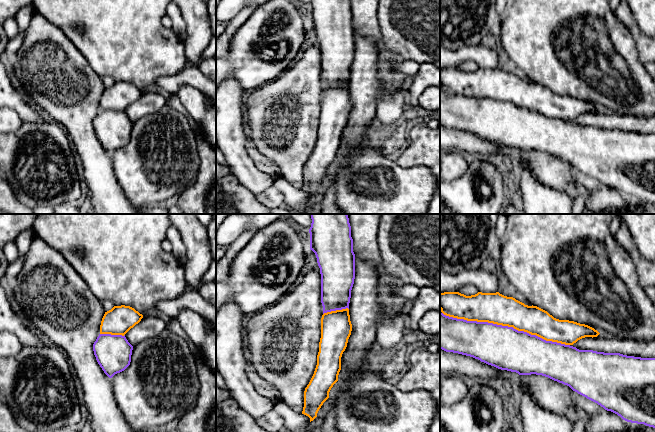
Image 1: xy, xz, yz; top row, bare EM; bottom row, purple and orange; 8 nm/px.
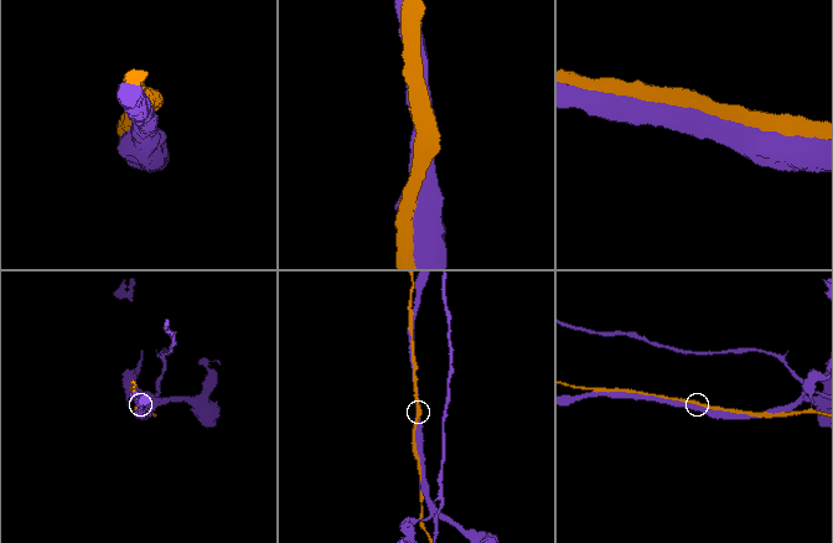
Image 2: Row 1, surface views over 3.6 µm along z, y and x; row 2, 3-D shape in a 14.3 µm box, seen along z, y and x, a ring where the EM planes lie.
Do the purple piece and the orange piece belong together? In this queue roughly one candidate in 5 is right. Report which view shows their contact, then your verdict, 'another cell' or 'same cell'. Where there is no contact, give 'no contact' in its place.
yz | another cell

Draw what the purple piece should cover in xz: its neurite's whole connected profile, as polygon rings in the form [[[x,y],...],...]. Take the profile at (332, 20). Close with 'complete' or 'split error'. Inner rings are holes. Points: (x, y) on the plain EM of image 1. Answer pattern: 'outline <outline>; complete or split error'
outline [[[311,0],[309,9],[310,26],[315,29],[320,44],[323,90],[349,85],[355,55],[355,30],[350,0]]]; complete

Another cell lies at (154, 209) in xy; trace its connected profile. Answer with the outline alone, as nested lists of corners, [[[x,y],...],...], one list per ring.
[[[152,205],[152,206],[145,206],[143,208],[138,208],[141,214],[169,214],[167,208],[163,205]]]

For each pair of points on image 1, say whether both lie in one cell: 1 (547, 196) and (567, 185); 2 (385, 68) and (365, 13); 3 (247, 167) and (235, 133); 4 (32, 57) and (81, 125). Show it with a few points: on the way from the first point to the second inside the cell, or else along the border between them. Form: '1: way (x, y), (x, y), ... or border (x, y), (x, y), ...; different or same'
1: border (537, 179), (545, 185), (566, 192), (574, 200); different
2: way (385, 54), (376, 34), (369, 27); same
3: way (239, 159), (235, 153), (235, 141); same
4: way (49, 74), (72, 97), (75, 108); same

